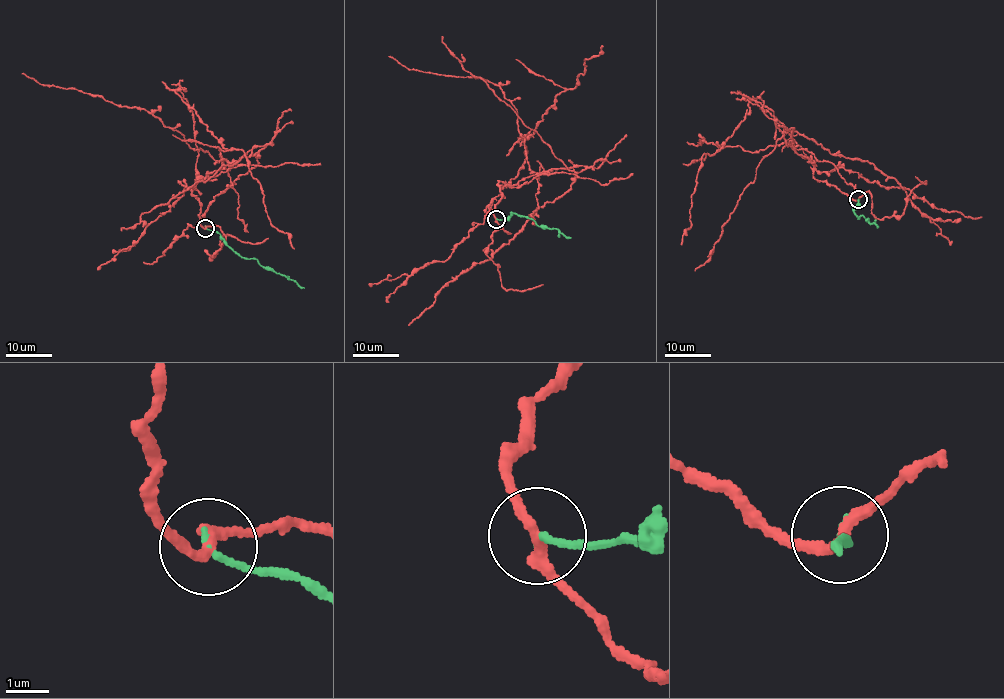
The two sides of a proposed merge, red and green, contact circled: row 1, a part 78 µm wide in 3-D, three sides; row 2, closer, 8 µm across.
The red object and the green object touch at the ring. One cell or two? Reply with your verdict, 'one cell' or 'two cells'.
two cells

